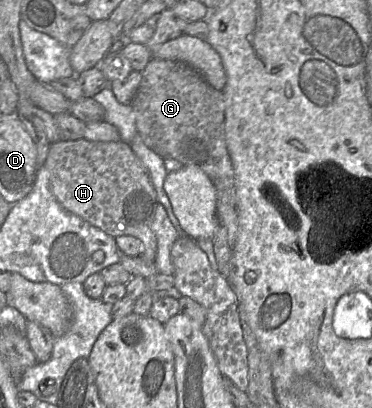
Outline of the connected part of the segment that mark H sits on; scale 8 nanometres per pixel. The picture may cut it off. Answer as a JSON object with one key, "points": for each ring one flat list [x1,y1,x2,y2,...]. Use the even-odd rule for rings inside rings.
{"points":[[88,139,58,141,50,145,45,167,56,200,67,211,81,217,112,237,131,235,143,243,140,255,154,262,157,237,152,230,157,193,149,174,131,146,123,141]]}

